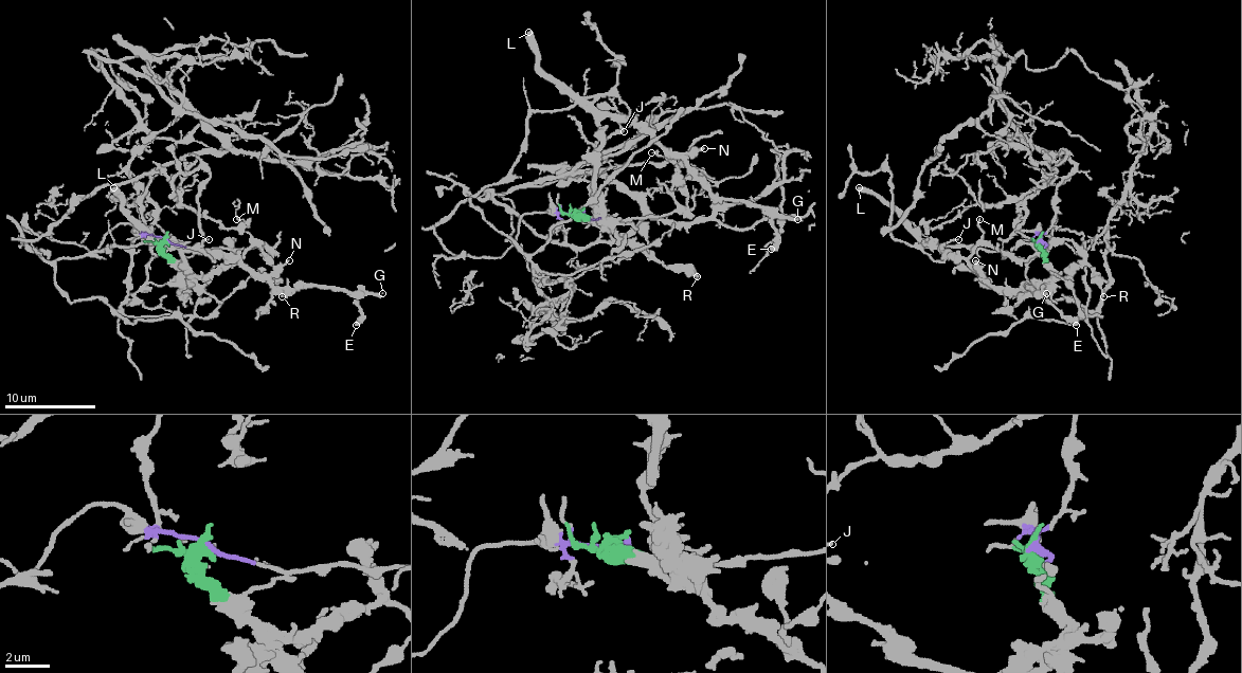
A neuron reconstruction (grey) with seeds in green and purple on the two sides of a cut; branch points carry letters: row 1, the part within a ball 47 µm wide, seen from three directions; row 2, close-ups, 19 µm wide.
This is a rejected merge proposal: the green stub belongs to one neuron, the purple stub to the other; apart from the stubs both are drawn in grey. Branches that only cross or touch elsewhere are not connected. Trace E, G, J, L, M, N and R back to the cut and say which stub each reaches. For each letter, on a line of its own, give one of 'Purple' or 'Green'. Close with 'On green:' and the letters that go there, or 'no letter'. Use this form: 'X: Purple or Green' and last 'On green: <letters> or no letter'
E: Green
G: Green
J: Green
L: Green
M: Green
N: Green
R: Green
On green: E, G, J, L, M, N, R

